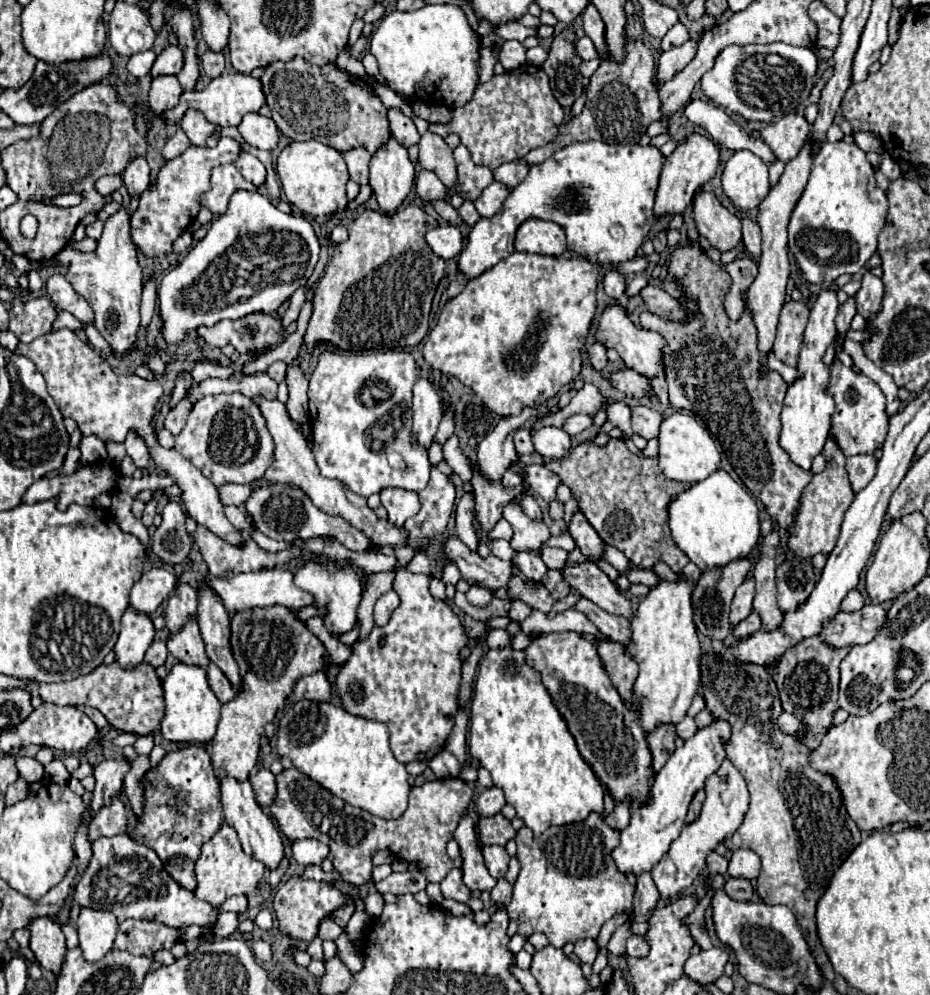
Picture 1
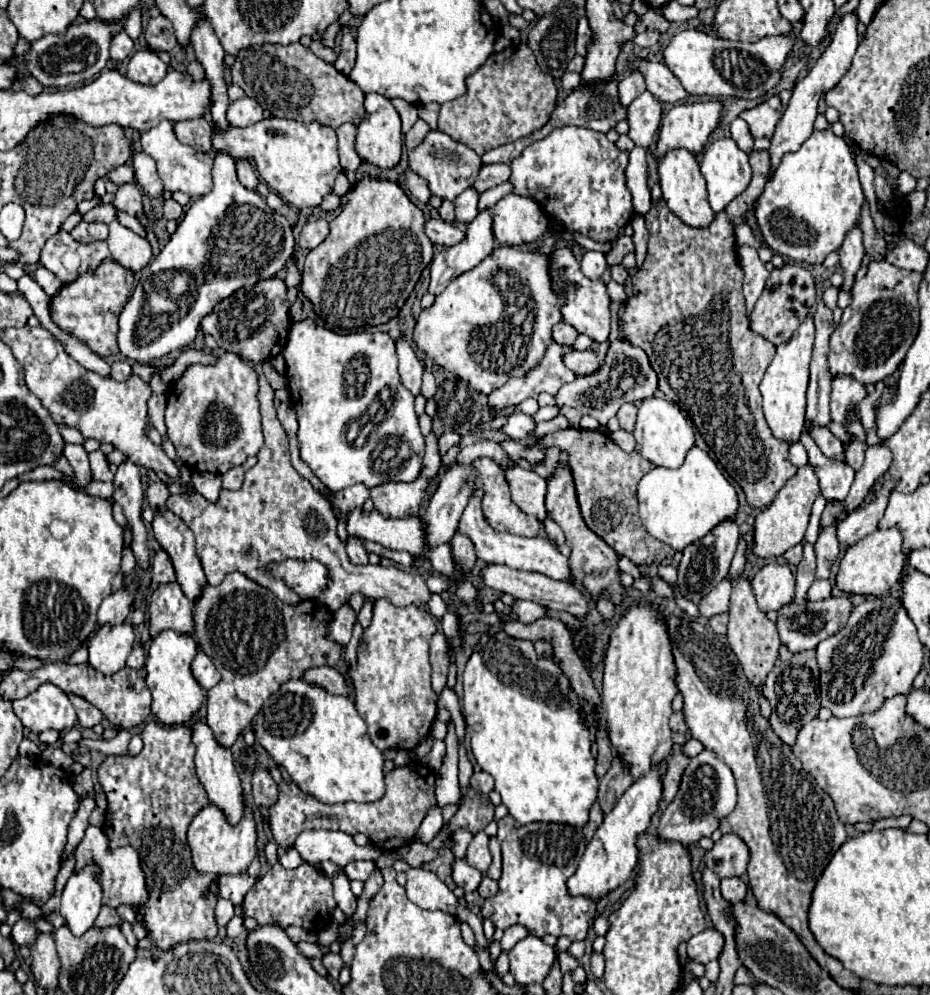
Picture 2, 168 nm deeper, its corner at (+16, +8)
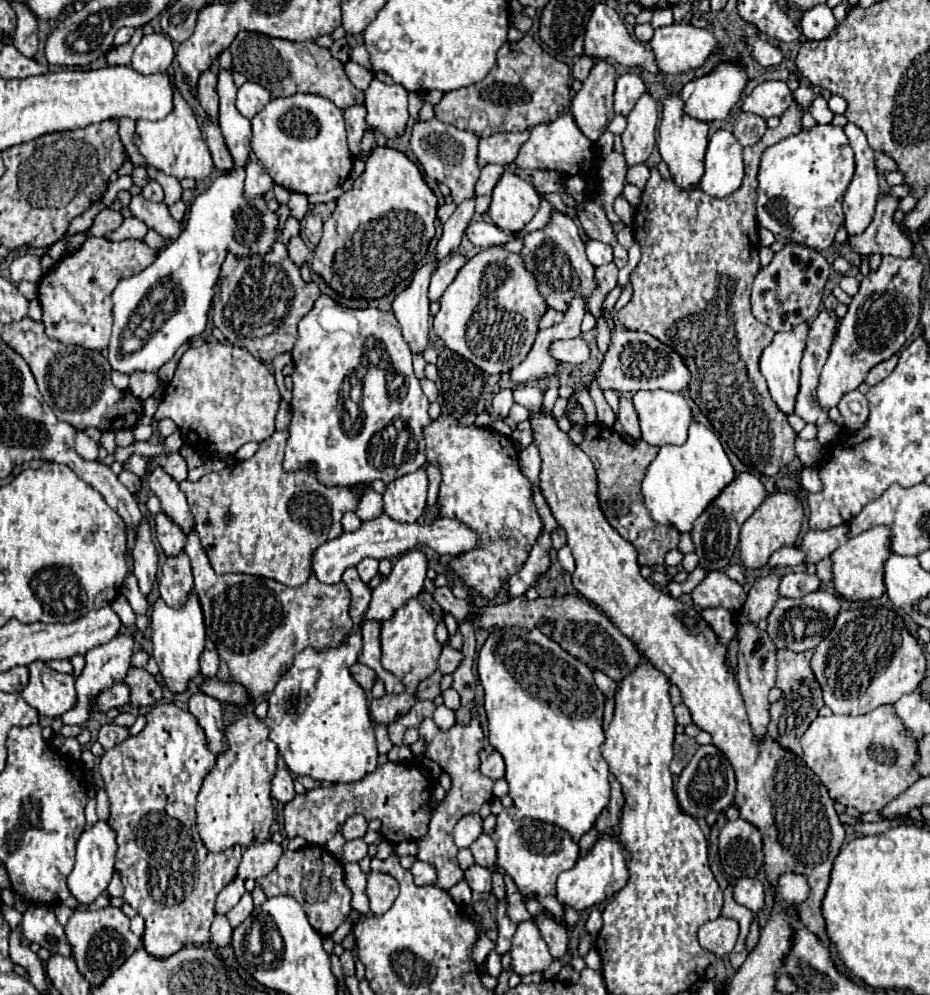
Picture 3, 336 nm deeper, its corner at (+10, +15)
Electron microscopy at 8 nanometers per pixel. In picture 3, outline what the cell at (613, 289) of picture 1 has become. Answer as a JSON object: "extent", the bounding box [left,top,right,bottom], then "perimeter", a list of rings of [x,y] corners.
{"extent":[586,241,612,267],"perimeter":[[[588,241],[586,243],[586,255],[594,267],[606,265],[612,261],[612,247],[602,243],[602,241]]]}

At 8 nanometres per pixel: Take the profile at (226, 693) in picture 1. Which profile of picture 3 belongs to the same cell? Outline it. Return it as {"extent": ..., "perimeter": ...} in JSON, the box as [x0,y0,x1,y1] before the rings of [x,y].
{"extent":[200,651,218,677],"perimeter":[[[204,651],[200,657],[200,671],[204,677],[214,677],[218,671],[218,653],[216,651]]]}

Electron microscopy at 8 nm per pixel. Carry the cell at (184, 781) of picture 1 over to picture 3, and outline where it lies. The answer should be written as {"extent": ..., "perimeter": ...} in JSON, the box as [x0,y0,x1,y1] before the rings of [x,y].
{"extent":[98,703,242,959],"perimeter":[[[174,703],[154,705],[146,719],[146,727],[138,735],[128,737],[102,755],[98,769],[110,801],[108,821],[118,833],[116,871],[122,877],[122,899],[146,921],[146,931],[142,935],[146,953],[162,959],[178,953],[186,945],[210,943],[210,925],[216,915],[214,903],[218,893],[236,877],[242,847],[234,845],[222,853],[212,853],[204,847],[198,835],[194,803],[206,773],[216,761],[216,753],[208,749],[208,741],[198,719]]]}

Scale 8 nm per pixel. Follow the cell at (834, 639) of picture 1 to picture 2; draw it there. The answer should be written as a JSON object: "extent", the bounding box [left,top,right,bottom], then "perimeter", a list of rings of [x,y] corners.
{"extent":[776,596,854,652],"perimeter":[[[848,596],[822,600],[822,602],[806,602],[804,606],[798,606],[798,604],[792,602],[792,604],[778,610],[776,626],[778,626],[778,632],[780,632],[782,644],[786,644],[792,652],[816,648],[824,638],[834,636],[836,632],[840,632],[846,626],[852,610],[854,610],[854,604],[850,602]]]}

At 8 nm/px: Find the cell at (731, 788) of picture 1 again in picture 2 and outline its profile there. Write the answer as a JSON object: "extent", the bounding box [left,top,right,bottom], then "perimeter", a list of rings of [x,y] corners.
{"extent":[658,750,736,846],"perimeter":[[[710,750],[700,752],[684,770],[680,790],[672,804],[662,812],[658,824],[658,836],[664,842],[680,842],[682,846],[696,844],[704,836],[712,836],[718,824],[736,808],[736,782],[732,770]]]}

